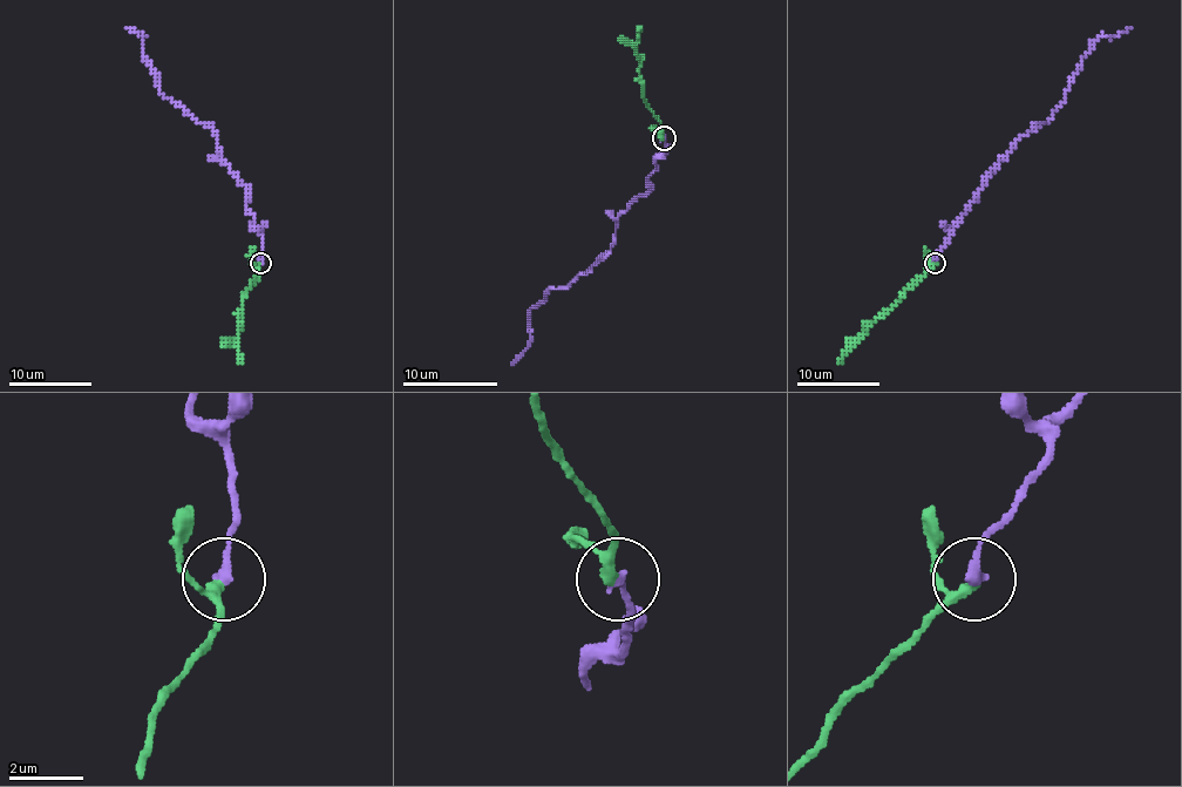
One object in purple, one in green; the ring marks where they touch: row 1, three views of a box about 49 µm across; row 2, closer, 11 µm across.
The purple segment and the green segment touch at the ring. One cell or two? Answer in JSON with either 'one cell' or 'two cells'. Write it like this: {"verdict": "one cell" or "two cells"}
{"verdict": "one cell"}

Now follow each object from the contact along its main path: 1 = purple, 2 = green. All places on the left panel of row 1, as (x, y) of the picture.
1: (259, 263), (249, 190), (221, 157), (214, 130), (161, 93), (144, 38), (127, 27)
2: (259, 263), (259, 273), (245, 291), (240, 306), (237, 364)

